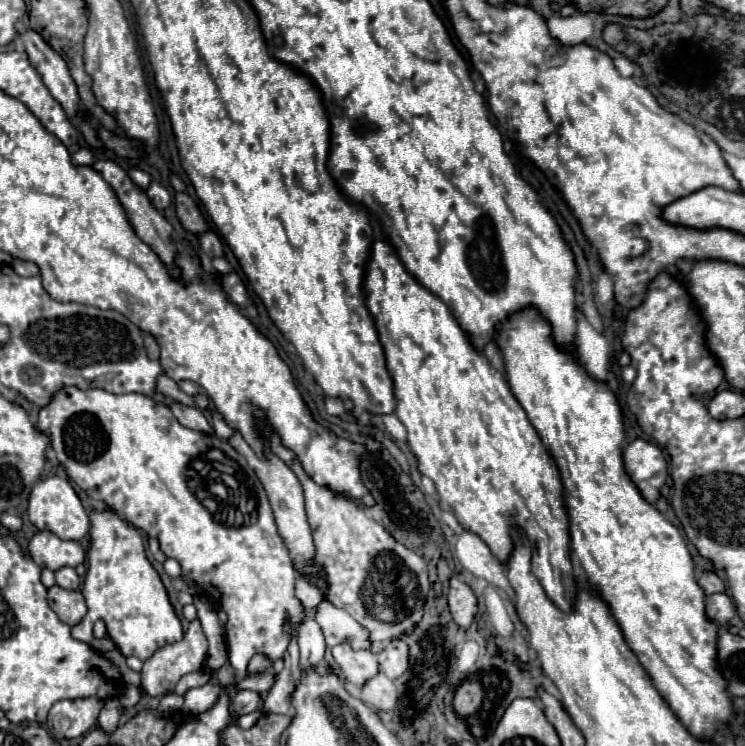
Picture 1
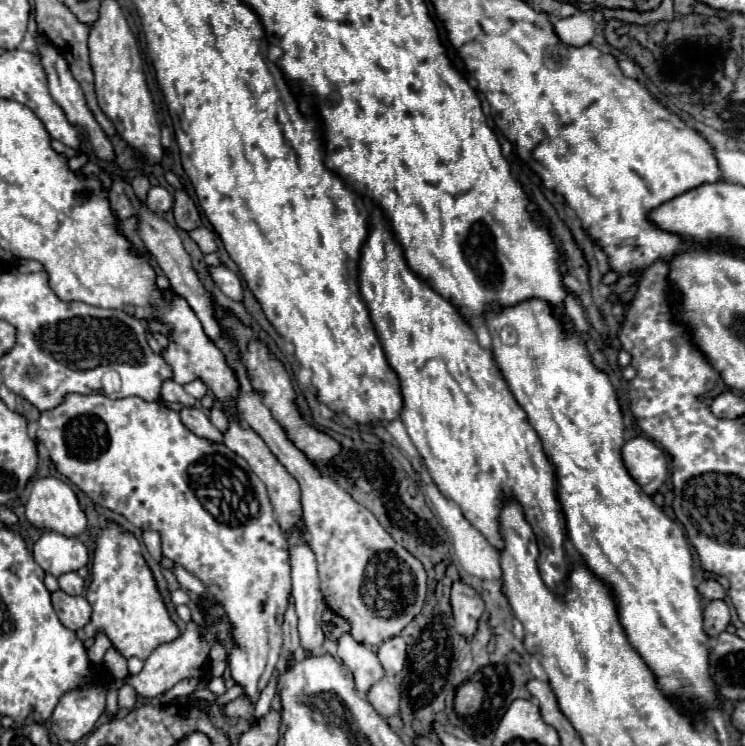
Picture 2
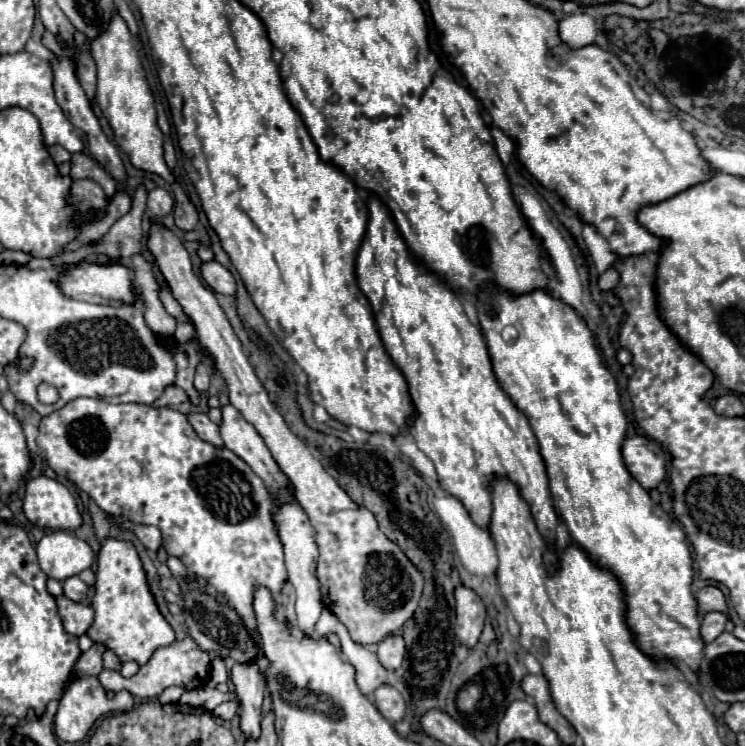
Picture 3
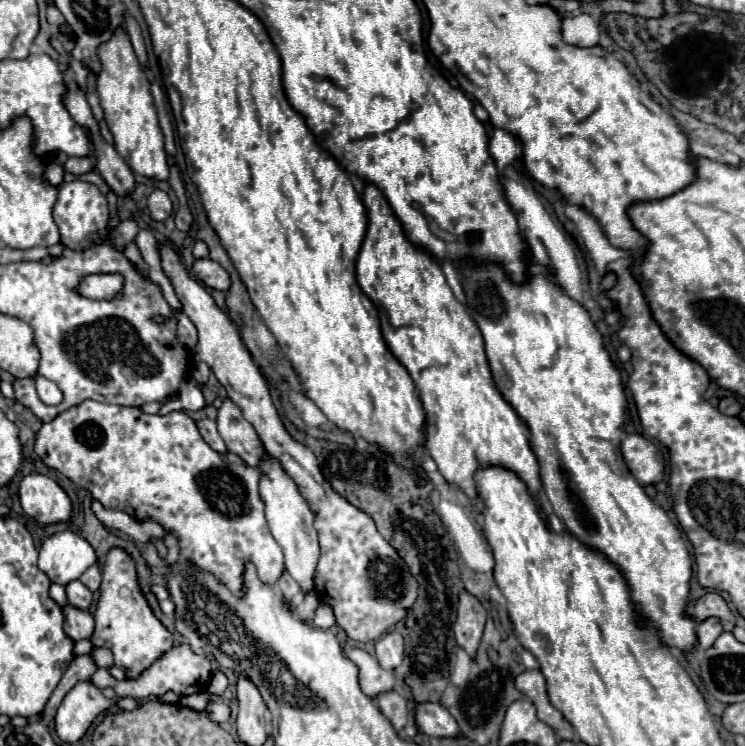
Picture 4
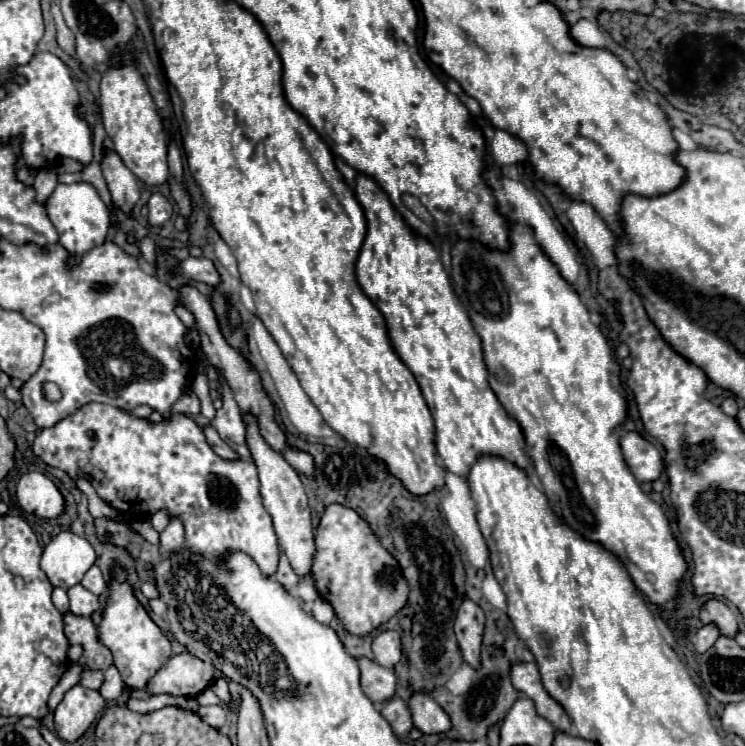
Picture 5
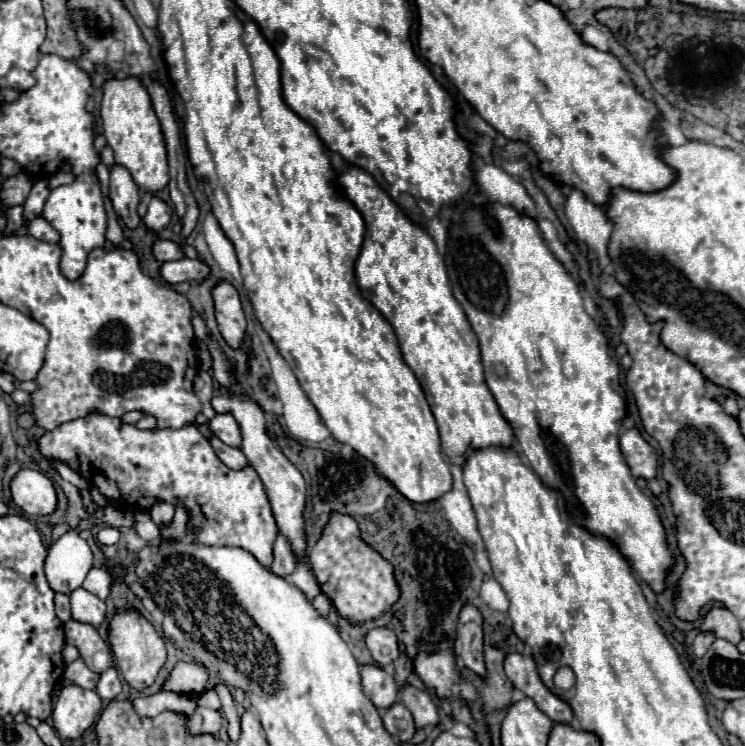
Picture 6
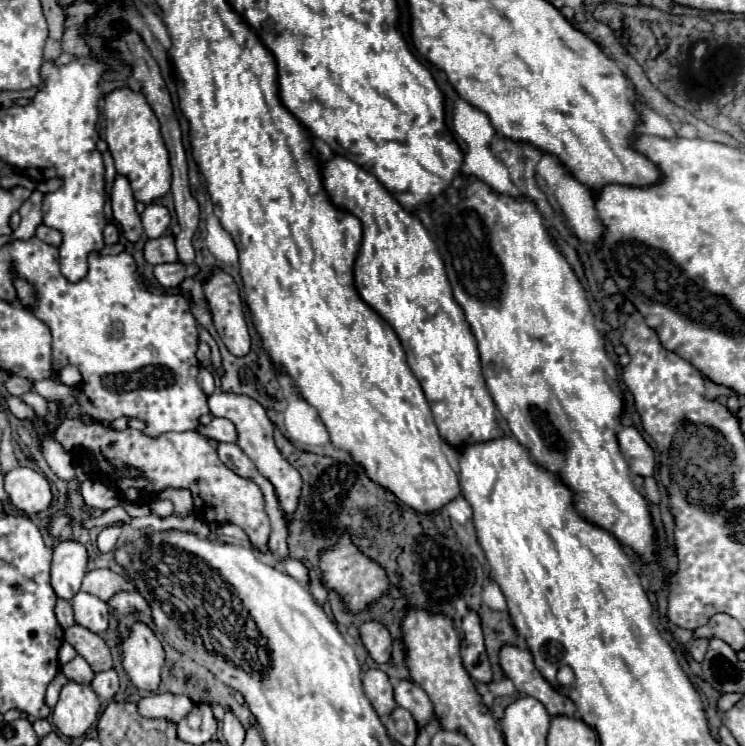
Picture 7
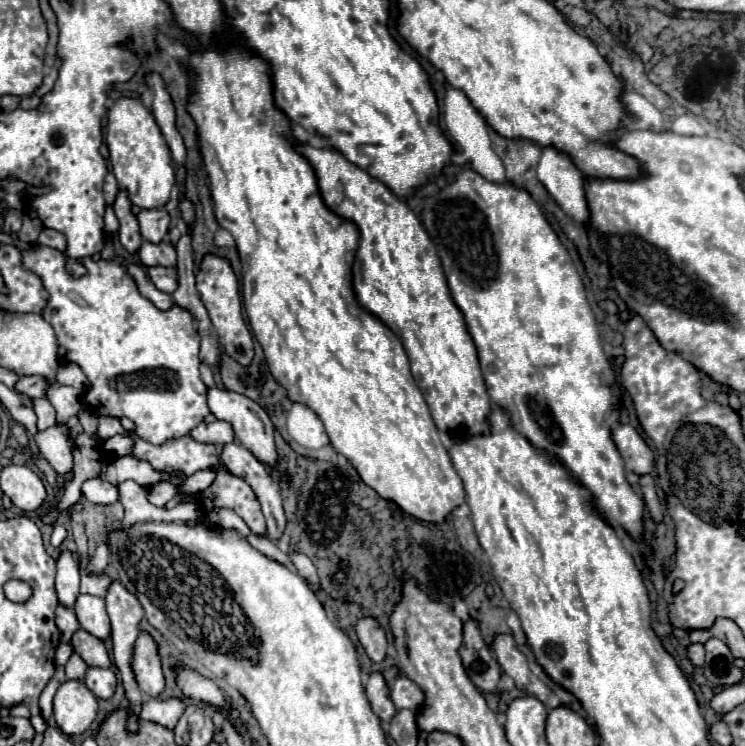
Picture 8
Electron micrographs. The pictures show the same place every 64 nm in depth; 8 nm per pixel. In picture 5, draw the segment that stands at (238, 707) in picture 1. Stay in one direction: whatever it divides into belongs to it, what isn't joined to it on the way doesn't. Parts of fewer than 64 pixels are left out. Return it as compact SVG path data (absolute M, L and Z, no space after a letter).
M202 706L202 708L198 708L196 714L198 714L200 720L206 722L208 726L220 728L220 726L224 724L224 720L226 720L228 710L226 710L224 706Z

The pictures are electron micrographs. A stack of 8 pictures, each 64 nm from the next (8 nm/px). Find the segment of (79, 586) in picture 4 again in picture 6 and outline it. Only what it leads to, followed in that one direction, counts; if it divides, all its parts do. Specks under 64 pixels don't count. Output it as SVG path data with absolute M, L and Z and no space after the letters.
M78 588L78 590L72 592L70 604L72 604L74 620L90 624L94 628L104 624L104 620L106 620L106 604L100 598L96 598L94 594L86 592L84 588Z

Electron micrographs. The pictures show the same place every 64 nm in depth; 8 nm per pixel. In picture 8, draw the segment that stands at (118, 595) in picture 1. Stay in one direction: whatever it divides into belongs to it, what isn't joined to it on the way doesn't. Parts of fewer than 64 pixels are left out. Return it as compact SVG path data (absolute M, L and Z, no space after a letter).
M140 632L138 640L136 640L136 648L132 654L132 670L134 670L140 690L148 698L160 698L160 694L166 686L166 680L164 680L156 642L146 632Z

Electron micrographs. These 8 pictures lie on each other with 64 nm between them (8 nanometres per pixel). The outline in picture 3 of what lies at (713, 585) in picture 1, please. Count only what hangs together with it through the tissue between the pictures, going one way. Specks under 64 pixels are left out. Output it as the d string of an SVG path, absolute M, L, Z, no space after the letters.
M706 586L702 590L696 592L696 604L698 604L698 614L704 616L708 612L722 612L728 614L728 606L726 606L726 598L724 594L714 588L714 586Z

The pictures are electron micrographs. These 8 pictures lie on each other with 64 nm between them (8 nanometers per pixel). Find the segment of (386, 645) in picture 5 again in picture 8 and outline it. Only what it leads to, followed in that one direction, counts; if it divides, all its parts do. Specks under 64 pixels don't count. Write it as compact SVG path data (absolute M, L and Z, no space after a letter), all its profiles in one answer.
M360 618L356 624L356 634L358 634L358 640L360 640L362 648L366 650L368 658L374 662L382 662L386 656L388 640L386 640L386 634L380 628L380 624L374 618Z

